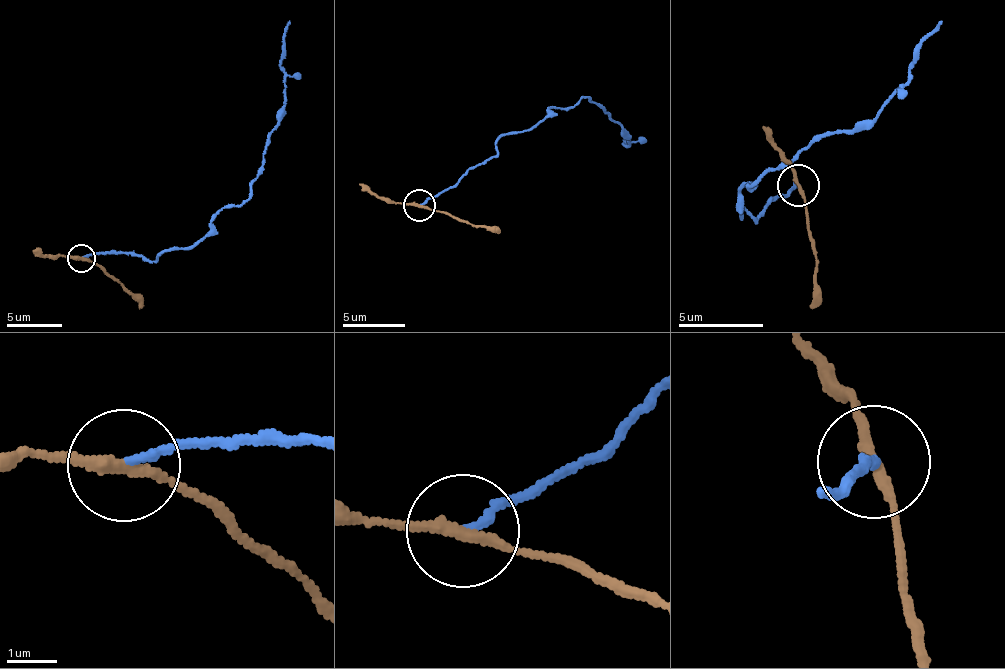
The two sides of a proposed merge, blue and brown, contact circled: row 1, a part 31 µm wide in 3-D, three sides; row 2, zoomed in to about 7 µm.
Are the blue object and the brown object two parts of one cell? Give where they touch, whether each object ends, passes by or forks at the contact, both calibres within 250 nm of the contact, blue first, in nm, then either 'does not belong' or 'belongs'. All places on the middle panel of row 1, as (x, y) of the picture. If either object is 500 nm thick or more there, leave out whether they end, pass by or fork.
at (419, 205); blue ends there; brown passes by; 150 nm thick on the blue side, 220 nm on the other; does not belong

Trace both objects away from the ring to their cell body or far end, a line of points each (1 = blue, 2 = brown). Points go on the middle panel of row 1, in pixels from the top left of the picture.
1: (420, 204), (493, 157), (502, 134), (530, 128), (547, 111), (575, 107), (586, 96), (631, 142)
2: (420, 204), (496, 230)

